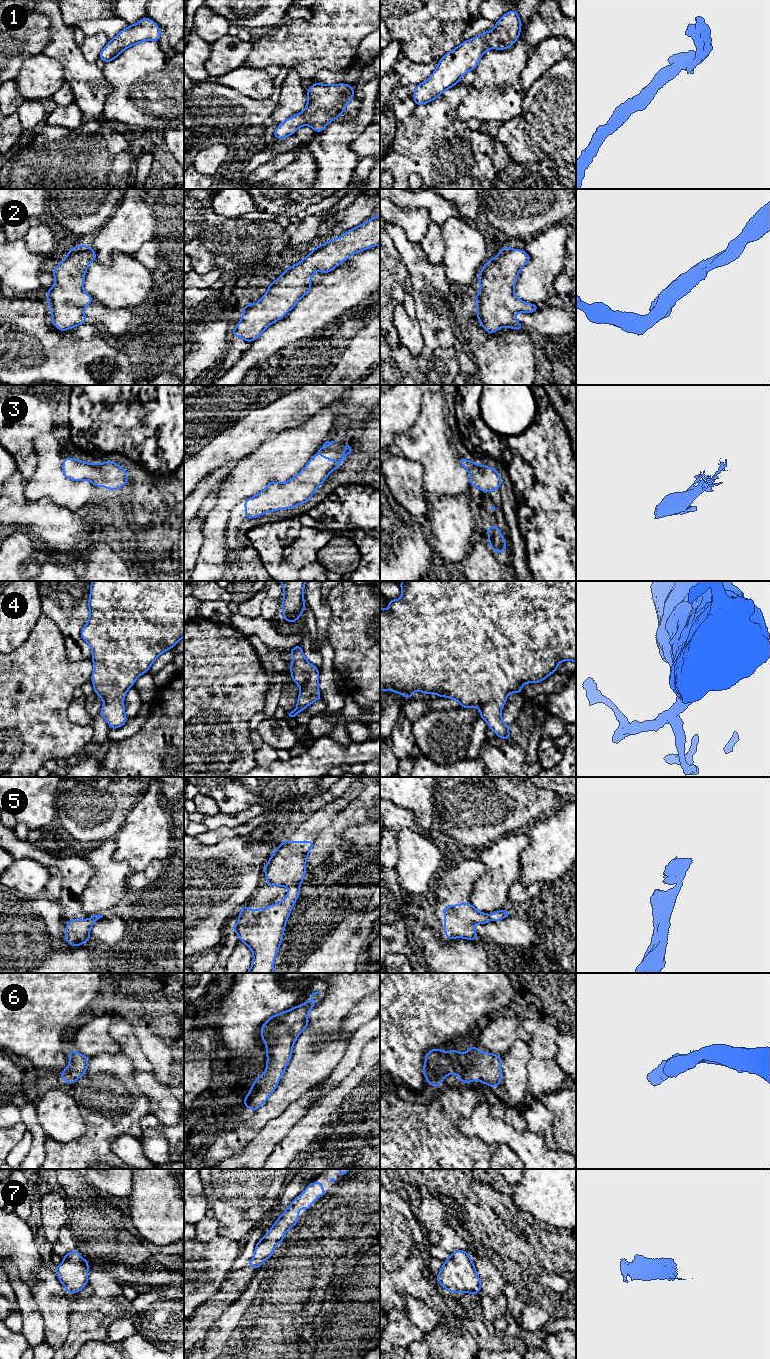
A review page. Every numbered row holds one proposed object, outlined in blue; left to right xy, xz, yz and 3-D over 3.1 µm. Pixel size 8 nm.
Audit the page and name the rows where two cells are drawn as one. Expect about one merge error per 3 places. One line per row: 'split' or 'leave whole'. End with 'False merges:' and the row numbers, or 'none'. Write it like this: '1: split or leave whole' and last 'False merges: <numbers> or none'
1: leave whole
2: leave whole
3: leave whole
4: leave whole
5: leave whole
6: leave whole
7: leave whole
False merges: none

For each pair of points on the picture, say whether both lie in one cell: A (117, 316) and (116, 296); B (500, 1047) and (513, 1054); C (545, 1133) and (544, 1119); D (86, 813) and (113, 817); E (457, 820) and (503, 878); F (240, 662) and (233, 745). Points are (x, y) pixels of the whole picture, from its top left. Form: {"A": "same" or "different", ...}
{"A": "different", "B": "different", "C": "same", "D": "same", "E": "different", "F": "same"}

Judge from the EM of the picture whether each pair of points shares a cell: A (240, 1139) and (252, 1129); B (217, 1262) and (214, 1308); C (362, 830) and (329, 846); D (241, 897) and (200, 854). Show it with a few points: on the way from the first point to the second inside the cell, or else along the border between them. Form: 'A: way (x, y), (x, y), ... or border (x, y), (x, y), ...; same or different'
A: way (243, 1136), (249, 1130); same
B: border (228, 1272), (221, 1286), (197, 1307); different
C: border (359, 822), (340, 833), (349, 847), (328, 857); different
D: way (241, 880), (244, 874), (237, 865), (217, 856); same

